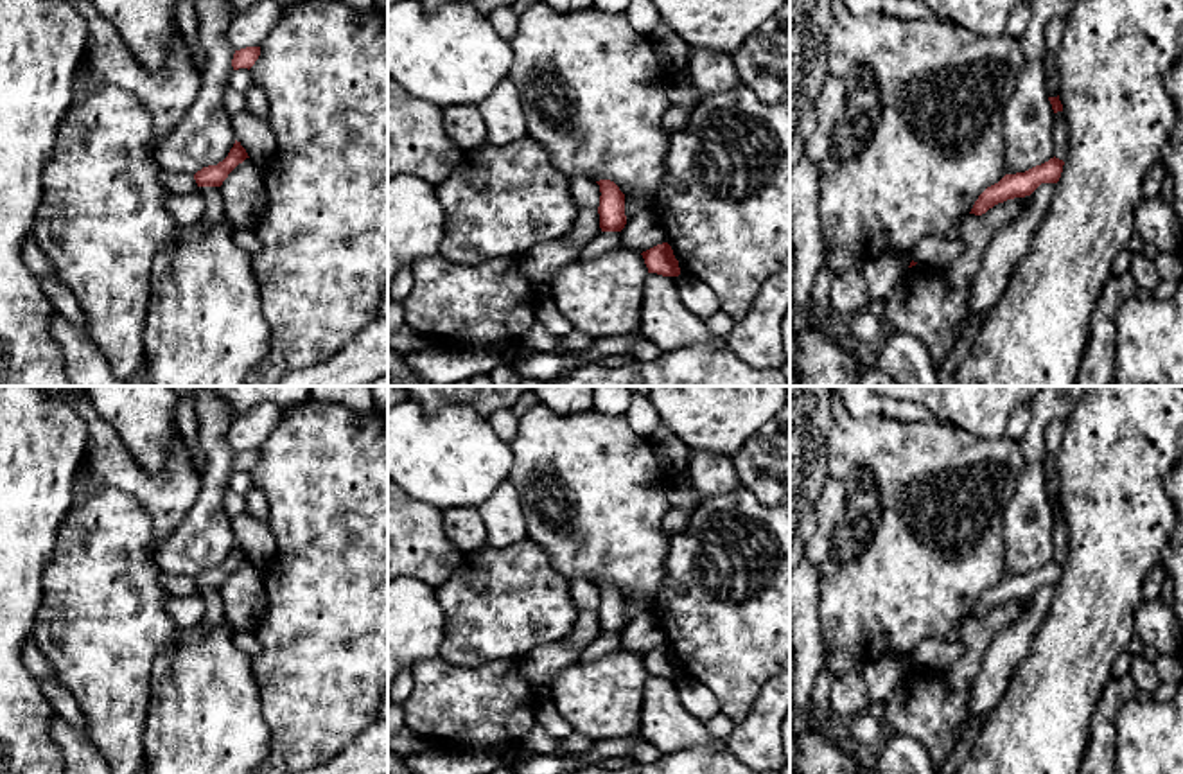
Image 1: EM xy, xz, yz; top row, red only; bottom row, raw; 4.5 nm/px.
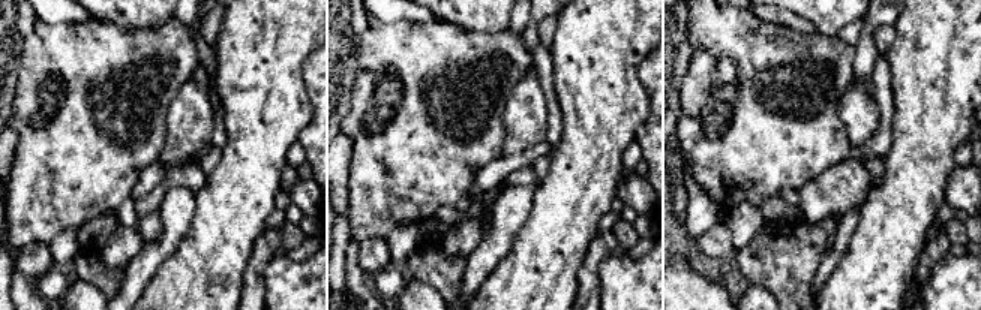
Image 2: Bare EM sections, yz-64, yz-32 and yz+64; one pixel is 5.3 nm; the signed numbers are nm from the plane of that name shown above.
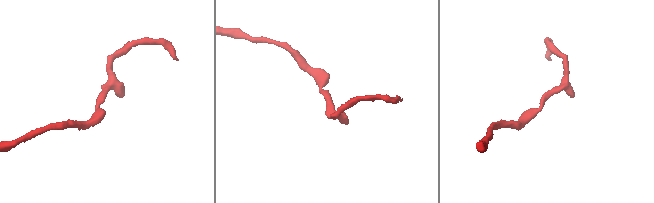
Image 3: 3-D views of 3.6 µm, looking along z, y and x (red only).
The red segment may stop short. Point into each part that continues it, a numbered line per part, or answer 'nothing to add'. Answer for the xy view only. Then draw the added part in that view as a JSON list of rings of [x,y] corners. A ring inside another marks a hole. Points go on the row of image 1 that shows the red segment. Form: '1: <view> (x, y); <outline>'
nothing to add

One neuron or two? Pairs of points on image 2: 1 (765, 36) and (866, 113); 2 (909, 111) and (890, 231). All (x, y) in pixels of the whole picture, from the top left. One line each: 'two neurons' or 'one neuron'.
1: two neurons
2: one neuron

